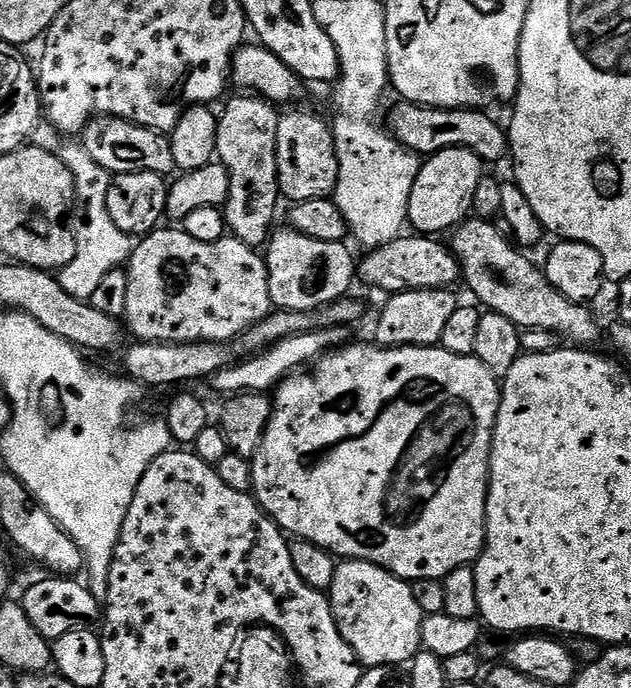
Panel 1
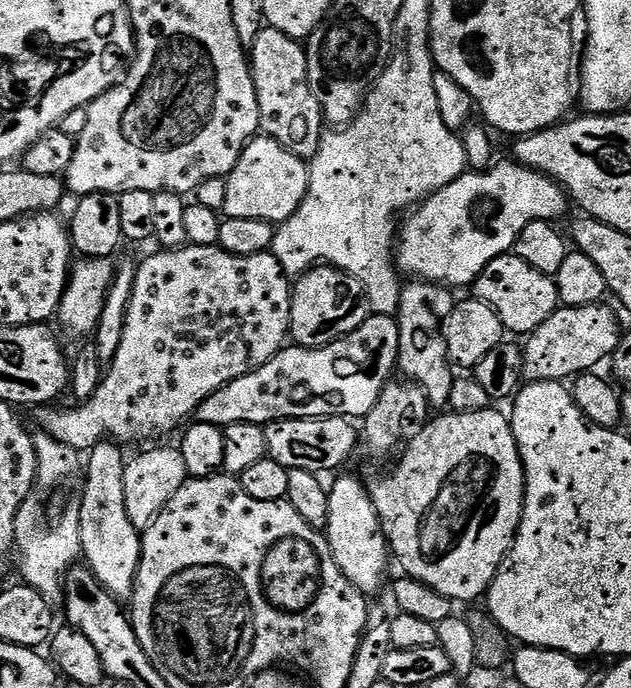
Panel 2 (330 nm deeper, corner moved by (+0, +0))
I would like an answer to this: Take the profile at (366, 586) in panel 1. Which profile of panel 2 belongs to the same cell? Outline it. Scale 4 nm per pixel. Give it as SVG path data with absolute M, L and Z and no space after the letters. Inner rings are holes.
M337 475L336 481L328 488L330 498L330 518L326 535L328 545L334 554L334 562L338 562L338 570L346 574L346 578L355 588L363 592L365 596L375 597L375 592L380 592L384 588L384 575L388 572L388 560L390 561L390 545L387 536L384 535L384 527L380 524L380 515L372 501L372 493L356 476Z

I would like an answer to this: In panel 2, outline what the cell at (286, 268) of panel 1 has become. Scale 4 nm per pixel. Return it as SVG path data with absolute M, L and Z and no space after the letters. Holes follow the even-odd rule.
M317 266L293 283L290 336L299 347L321 348L341 340L346 334L358 330L369 315L367 290L349 272L331 266Z

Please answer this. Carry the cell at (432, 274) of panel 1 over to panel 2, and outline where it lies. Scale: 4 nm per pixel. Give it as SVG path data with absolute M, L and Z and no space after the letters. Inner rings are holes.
M514 254L494 258L494 262L490 262L490 266L486 266L476 280L474 291L475 299L489 304L504 323L505 329L509 333L517 332L521 338L542 326L542 322L546 322L546 318L550 318L550 314L561 307L555 279L542 274L542 270L534 270L530 262L522 262L522 258Z

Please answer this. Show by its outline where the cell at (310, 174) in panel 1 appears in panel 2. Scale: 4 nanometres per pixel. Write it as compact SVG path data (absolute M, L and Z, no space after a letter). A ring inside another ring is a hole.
M265 28L254 38L250 49L252 81L258 94L260 132L278 142L300 160L311 161L318 154L320 140L326 131L326 121L314 90L310 90L308 54L299 40L282 34L277 28Z

